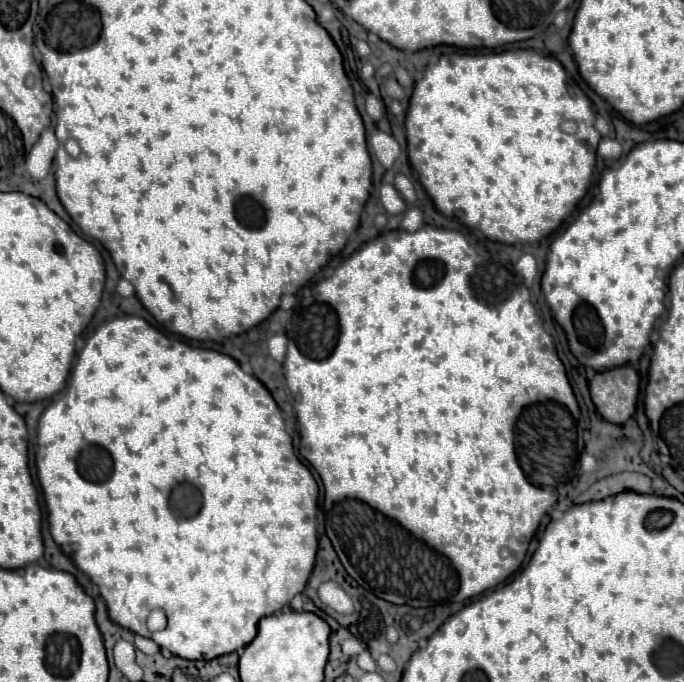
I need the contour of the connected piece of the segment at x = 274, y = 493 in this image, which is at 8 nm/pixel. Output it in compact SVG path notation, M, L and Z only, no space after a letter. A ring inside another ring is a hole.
M140 316L114 318L86 340L66 394L50 404L40 416L36 470L48 506L50 534L62 552L98 584L100 594L108 602L110 618L140 636L156 640L160 648L166 648L180 658L212 660L250 644L258 632L258 620L278 612L300 594L314 568L318 550L318 484L312 472L296 458L292 438L284 428L282 412L272 394L256 376L246 374L232 356L208 348L194 348L178 338L168 338ZM154 608L162 608L168 614L168 628L162 632L150 632L146 628L146 618Z

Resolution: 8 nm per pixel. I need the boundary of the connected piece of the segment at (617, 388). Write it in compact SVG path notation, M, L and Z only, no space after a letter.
M616 366L596 372L590 382L590 394L598 412L614 424L624 424L636 412L640 376L630 366Z

